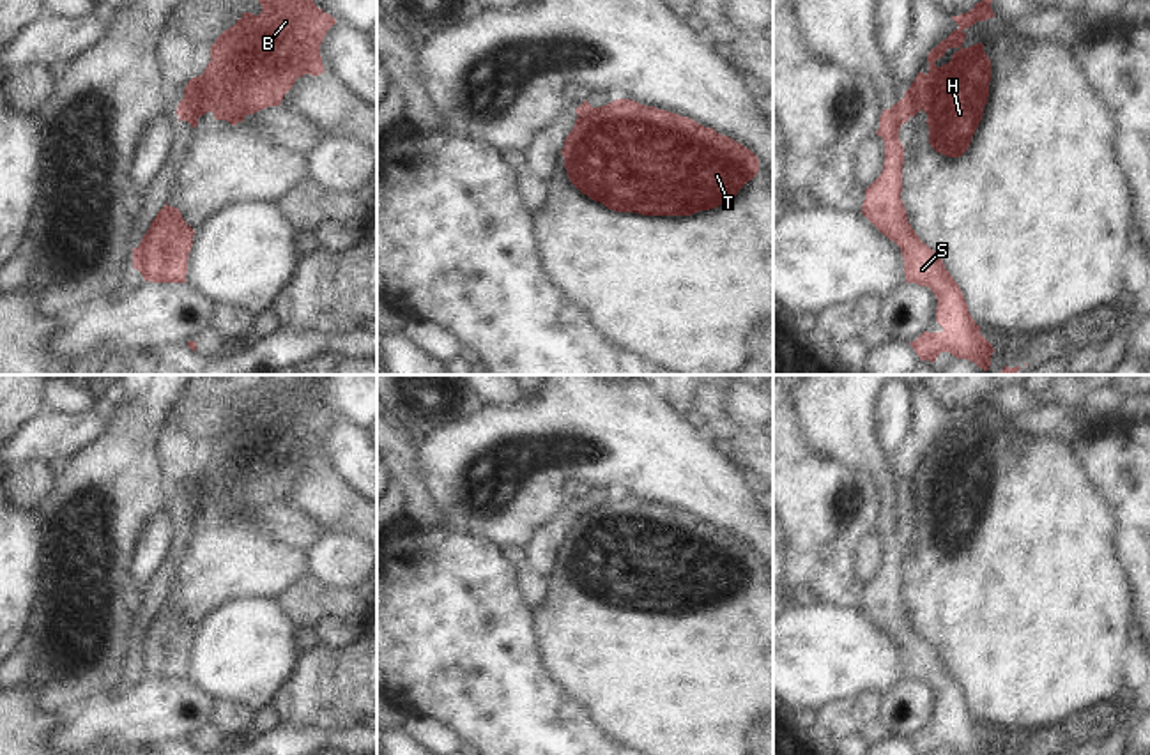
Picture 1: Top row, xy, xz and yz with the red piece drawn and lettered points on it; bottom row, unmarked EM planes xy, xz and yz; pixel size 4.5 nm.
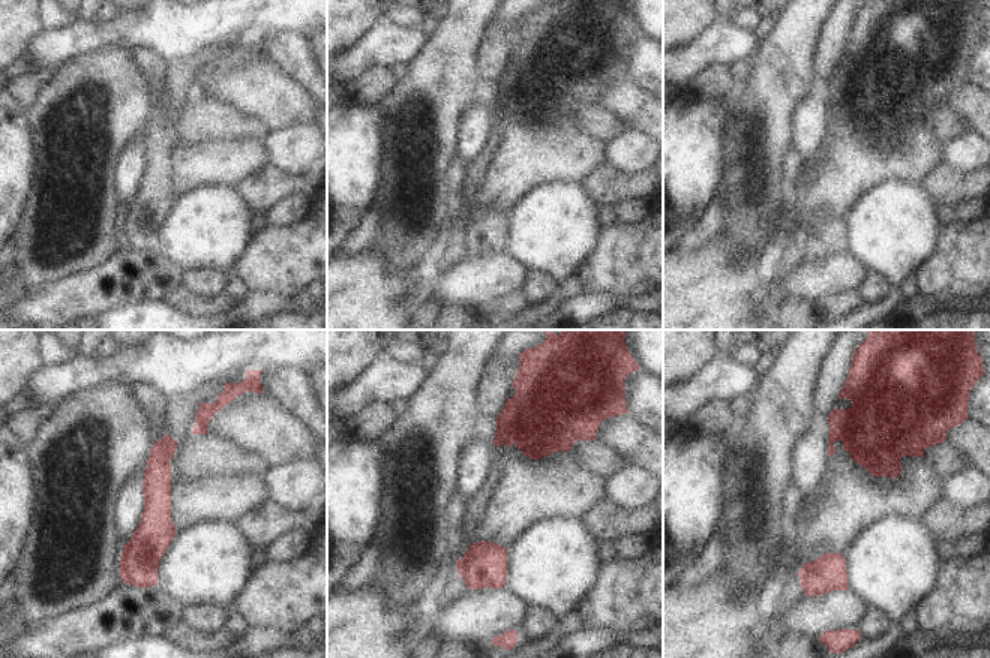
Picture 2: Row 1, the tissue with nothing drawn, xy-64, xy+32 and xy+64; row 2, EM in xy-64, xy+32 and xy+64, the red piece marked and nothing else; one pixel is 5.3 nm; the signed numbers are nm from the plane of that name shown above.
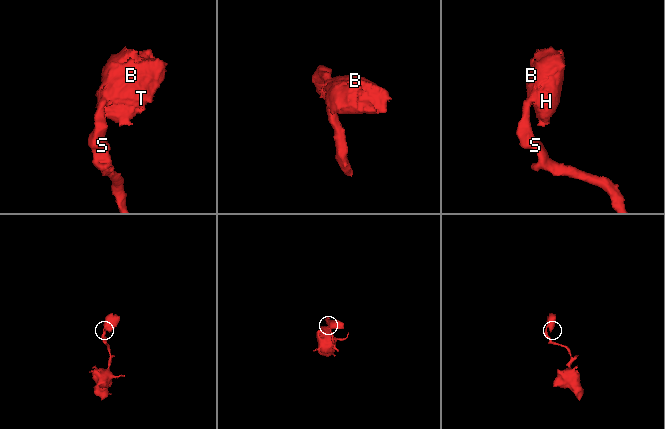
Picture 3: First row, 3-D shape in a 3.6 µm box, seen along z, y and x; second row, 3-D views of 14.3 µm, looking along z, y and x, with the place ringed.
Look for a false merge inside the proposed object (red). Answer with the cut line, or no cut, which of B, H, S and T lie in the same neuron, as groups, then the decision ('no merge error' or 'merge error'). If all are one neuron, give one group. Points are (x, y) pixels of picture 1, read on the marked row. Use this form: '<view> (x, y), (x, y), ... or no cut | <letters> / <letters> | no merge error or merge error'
xy (183, 99), (193, 112), (190, 122) | B H T / S | merge error

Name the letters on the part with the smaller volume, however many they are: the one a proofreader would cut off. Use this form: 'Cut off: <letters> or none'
Cut off: B, H, T

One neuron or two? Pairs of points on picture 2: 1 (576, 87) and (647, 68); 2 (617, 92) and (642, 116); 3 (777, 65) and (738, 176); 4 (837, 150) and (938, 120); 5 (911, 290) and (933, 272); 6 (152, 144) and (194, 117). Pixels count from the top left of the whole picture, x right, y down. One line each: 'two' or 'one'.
1: two
2: one
3: one
4: two
5: two
6: two

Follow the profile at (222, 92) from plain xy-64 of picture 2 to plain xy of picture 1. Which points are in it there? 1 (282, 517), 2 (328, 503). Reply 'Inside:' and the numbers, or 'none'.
Inside: 2

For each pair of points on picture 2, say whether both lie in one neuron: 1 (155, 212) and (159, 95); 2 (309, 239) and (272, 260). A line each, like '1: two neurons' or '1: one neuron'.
1: one neuron
2: one neuron

